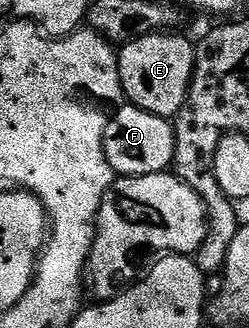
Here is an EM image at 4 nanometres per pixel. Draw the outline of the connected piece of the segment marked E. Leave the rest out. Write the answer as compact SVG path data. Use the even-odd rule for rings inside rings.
M153 34L129 40L119 49L120 77L127 103L155 116L174 118L182 110L196 69L195 43L176 34Z

